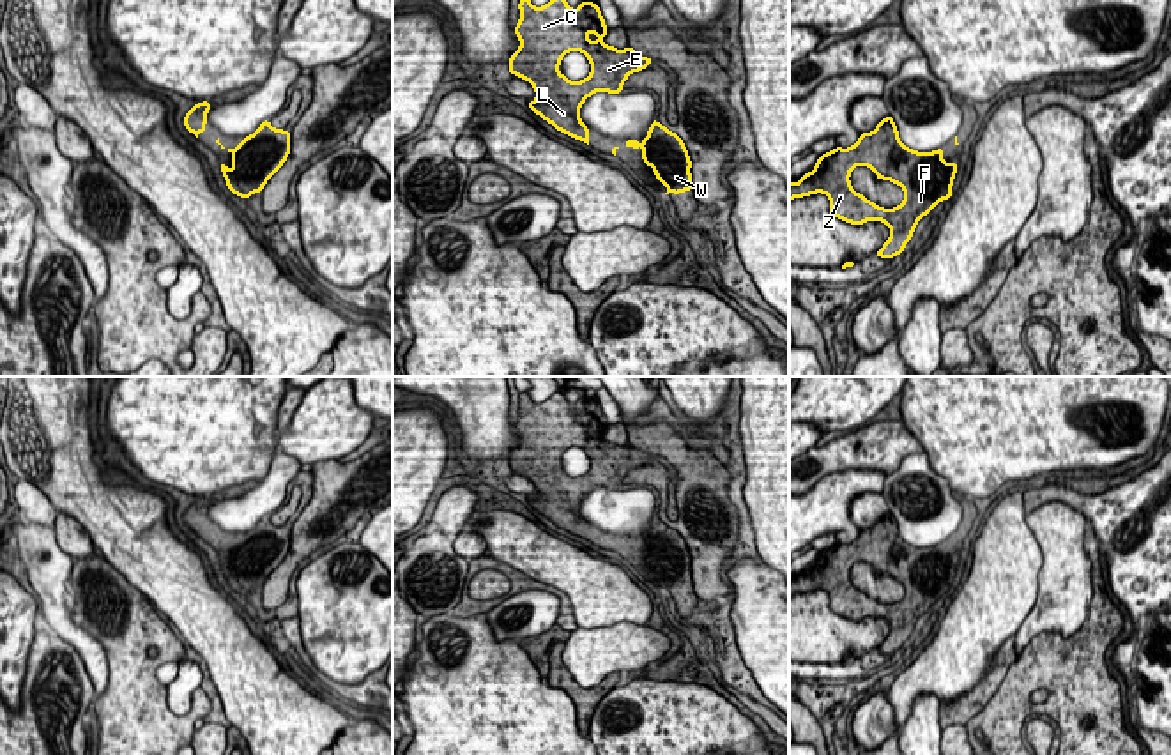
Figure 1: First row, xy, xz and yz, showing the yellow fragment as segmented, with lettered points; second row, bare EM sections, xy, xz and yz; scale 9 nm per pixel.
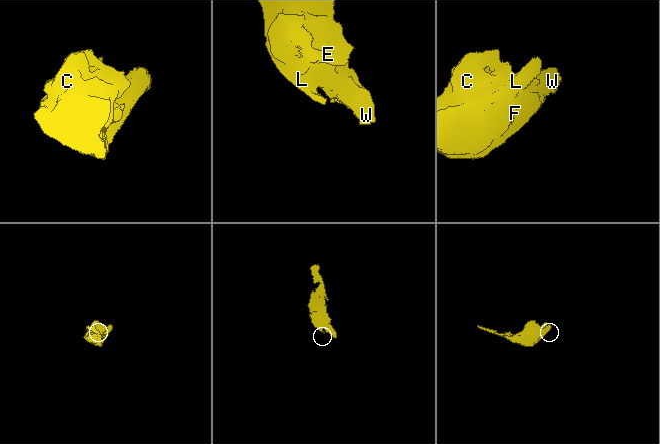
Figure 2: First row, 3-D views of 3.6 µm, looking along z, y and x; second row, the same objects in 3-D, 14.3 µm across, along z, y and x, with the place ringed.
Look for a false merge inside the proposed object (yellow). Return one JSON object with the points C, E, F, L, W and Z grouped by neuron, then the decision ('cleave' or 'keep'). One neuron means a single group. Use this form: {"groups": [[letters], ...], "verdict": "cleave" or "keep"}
{"groups": [["C", "E", "F", "L", "W", "Z"]], "verdict": "keep"}

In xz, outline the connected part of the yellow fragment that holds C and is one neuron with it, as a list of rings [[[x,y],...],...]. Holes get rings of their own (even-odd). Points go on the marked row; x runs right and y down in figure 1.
[[[520,0],[520,19],[513,27],[520,39],[509,58],[509,74],[529,81],[536,92],[529,108],[557,131],[589,145],[589,127],[580,120],[580,108],[596,92],[621,94],[630,74],[653,64],[633,48],[617,50],[601,39],[608,28],[600,5],[582,2],[575,11],[566,0],[550,0],[534,7]],[[568,51],[582,51],[591,72],[580,81],[570,81],[559,72]]]

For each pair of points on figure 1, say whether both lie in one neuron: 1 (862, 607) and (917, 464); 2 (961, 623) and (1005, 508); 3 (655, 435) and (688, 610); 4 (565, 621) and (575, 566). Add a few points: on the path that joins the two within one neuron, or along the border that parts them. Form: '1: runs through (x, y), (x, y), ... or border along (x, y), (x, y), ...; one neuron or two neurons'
1: border along (888, 510), (897, 533), (908, 543), (927, 547); two neurons
2: runs through (989, 594), (1003, 580), (1005, 536); one neuron
3: border along (692, 586), (703, 607); two neurons
4: border along (572, 614), (579, 626); two neurons

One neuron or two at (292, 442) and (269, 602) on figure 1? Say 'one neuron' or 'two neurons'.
two neurons

